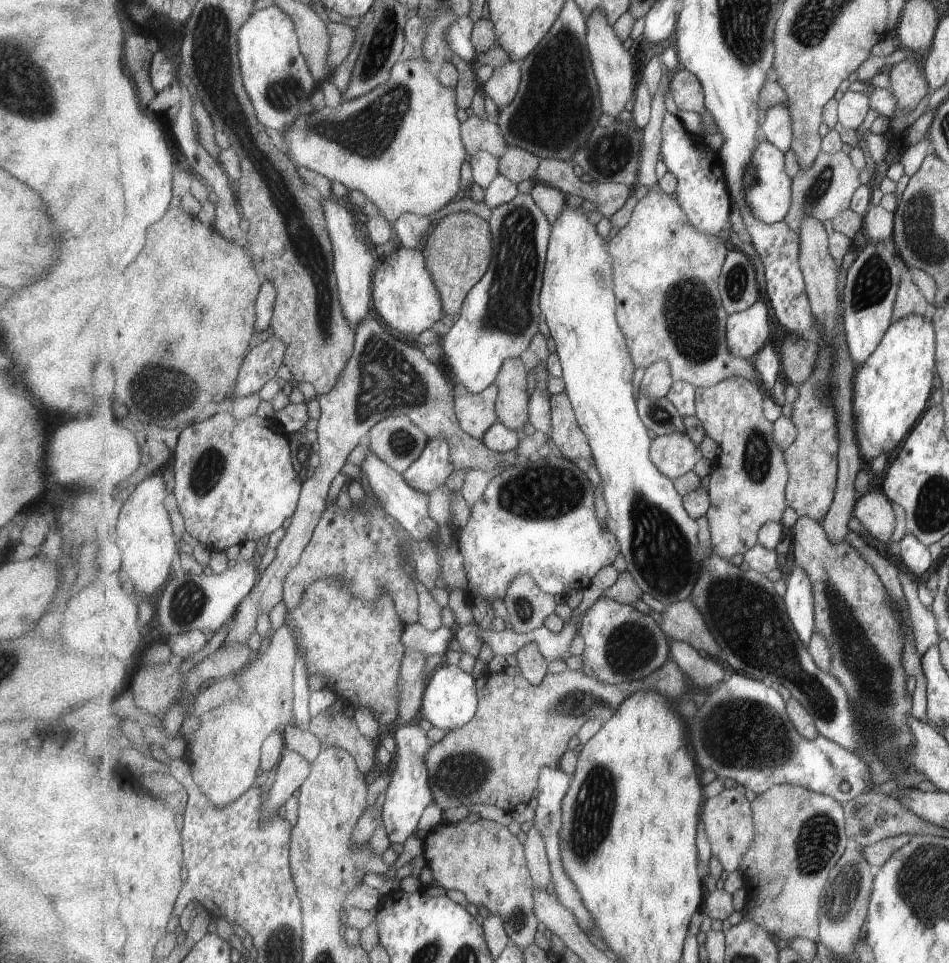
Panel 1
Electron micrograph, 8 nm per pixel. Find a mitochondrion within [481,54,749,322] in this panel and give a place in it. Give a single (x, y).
(614, 156)

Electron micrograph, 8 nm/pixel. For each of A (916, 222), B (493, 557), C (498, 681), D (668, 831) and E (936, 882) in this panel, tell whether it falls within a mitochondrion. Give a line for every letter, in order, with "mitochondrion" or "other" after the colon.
A: mitochondrion
B: other
C: other
D: other
E: mitochondrion

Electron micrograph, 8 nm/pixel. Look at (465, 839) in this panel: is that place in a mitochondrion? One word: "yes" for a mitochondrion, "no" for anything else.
no

